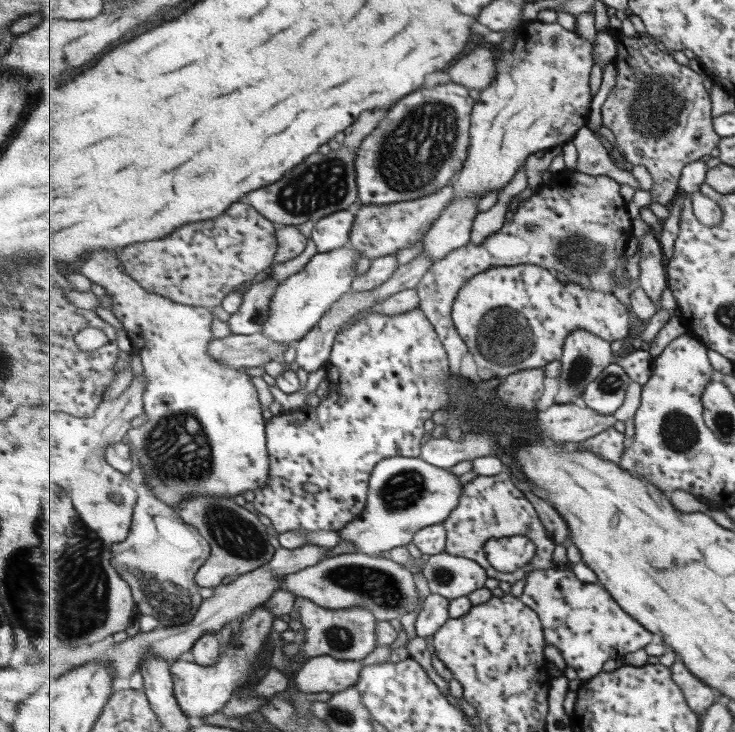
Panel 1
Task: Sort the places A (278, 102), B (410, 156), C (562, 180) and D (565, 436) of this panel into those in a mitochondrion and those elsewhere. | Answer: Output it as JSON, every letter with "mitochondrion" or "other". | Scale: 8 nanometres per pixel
{"A":"other","B":"mitochondrion","C":"other","D":"other"}

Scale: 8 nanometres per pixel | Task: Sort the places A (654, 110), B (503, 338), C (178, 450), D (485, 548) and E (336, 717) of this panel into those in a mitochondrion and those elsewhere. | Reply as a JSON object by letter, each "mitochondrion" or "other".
{"A":"mitochondrion","B":"mitochondrion","C":"mitochondrion","D":"other","E":"mitochondrion"}

